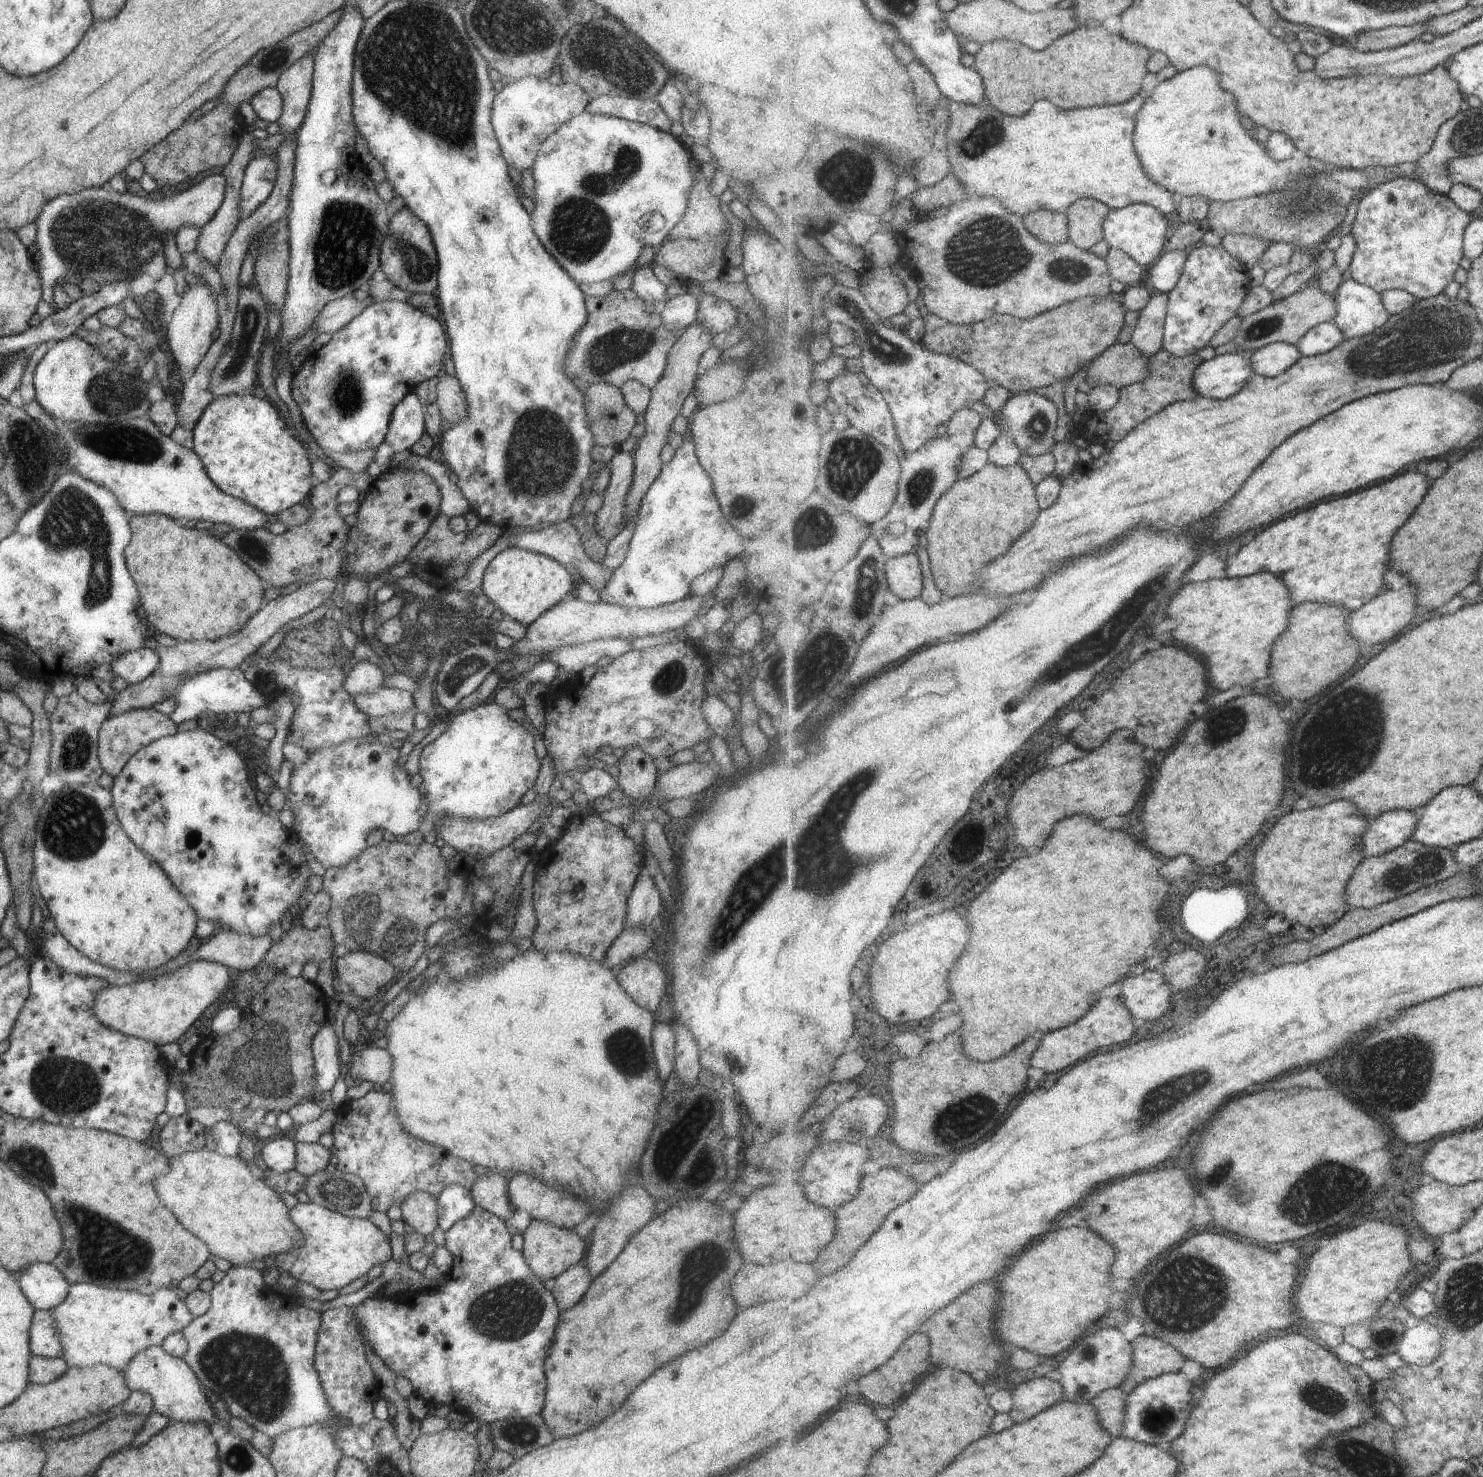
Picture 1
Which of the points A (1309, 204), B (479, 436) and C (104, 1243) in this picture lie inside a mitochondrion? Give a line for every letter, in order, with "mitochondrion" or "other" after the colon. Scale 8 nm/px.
A: mitochondrion
B: other
C: mitochondrion

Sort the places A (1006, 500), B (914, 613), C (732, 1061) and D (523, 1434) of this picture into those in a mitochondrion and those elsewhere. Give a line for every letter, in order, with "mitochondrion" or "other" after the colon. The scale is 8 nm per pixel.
A: other
B: other
C: mitochondrion
D: mitochondrion

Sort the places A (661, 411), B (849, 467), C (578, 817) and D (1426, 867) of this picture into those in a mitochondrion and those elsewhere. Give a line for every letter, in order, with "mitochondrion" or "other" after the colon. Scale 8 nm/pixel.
A: other
B: mitochondrion
C: other
D: mitochondrion

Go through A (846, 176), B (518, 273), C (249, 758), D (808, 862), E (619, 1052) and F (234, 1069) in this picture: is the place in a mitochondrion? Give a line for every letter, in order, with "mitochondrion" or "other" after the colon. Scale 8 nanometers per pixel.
A: mitochondrion
B: other
C: other
D: mitochondrion
E: mitochondrion
F: mitochondrion

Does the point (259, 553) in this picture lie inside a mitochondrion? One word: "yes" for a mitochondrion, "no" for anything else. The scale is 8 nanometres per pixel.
yes

